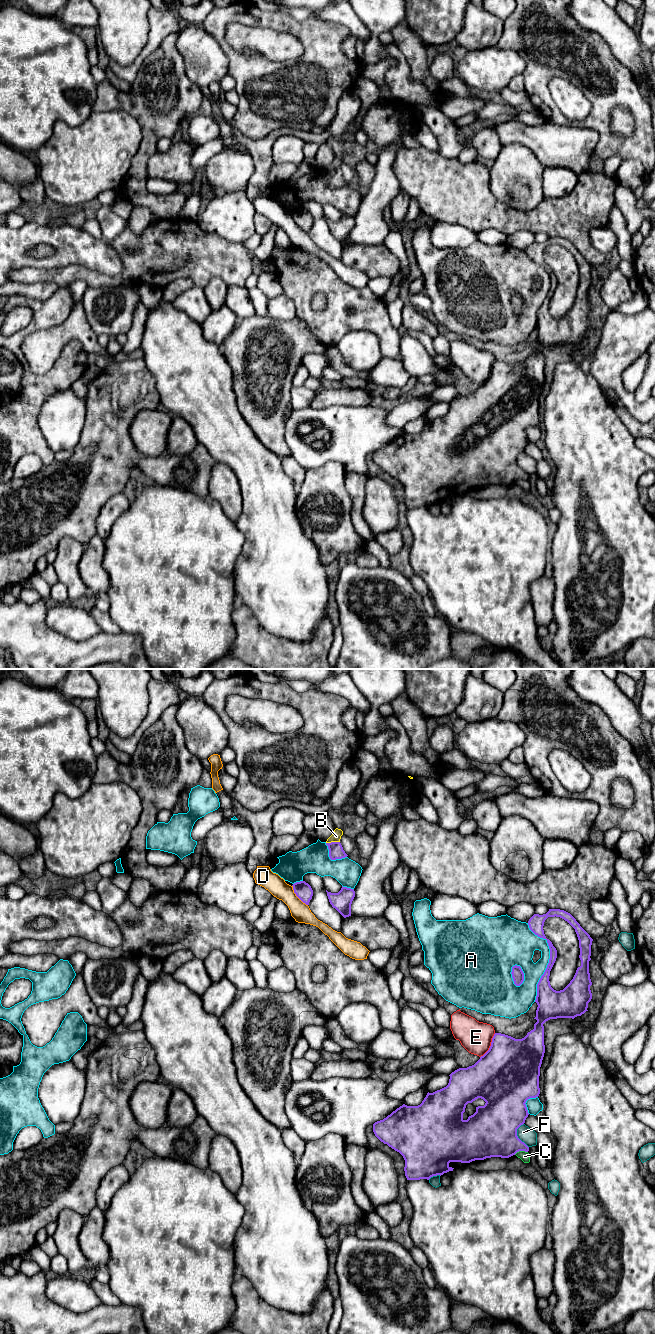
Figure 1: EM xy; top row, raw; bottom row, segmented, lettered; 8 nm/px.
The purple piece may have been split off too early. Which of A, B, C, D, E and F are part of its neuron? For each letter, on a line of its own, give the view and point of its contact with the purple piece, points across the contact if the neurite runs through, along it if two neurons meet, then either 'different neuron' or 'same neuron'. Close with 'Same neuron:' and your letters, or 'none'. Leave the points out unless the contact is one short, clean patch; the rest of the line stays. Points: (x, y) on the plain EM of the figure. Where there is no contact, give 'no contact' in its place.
A: contact xy (549, 288); different neuron
B: contact xy (332, 170); way xy (336, 179), (332, 170), (336, 164); same neuron
C: contact xy (520, 478); different neuron
D: contact xy (297, 224); different neuron
E: contact xy (491, 373); different neuron
F: contact xy (516, 463); different neuron
Same neuron: B

